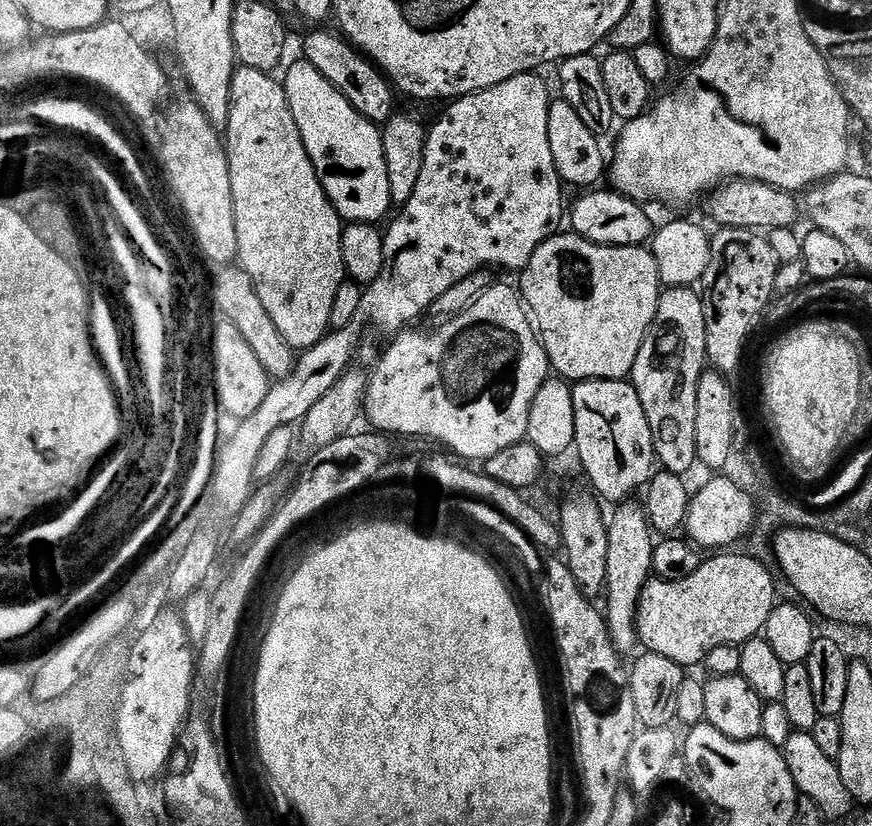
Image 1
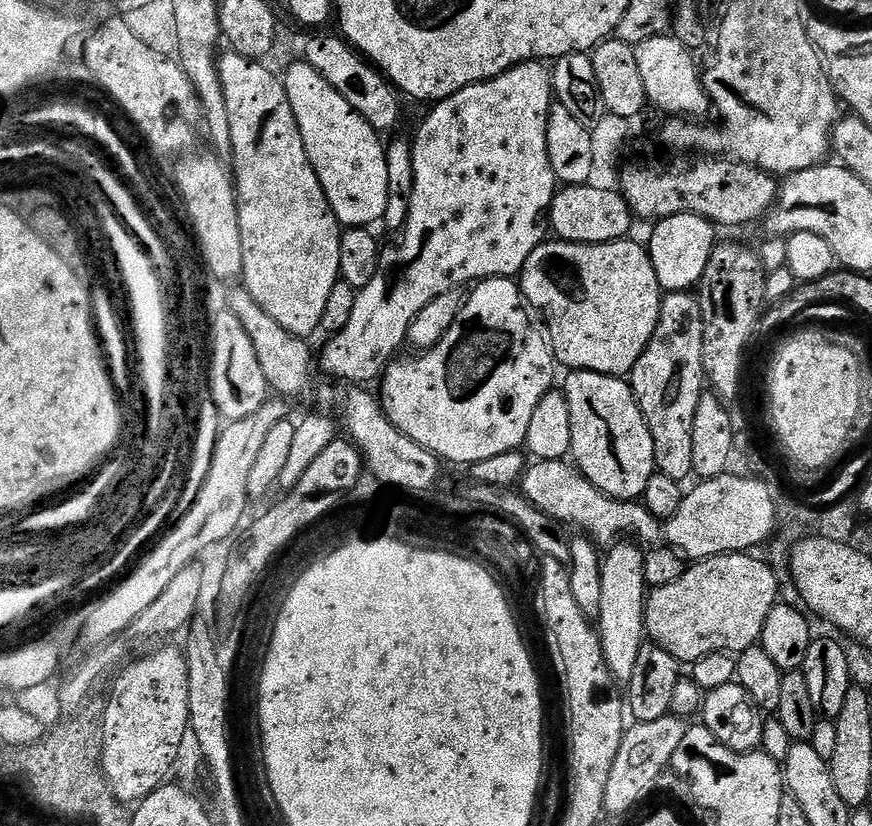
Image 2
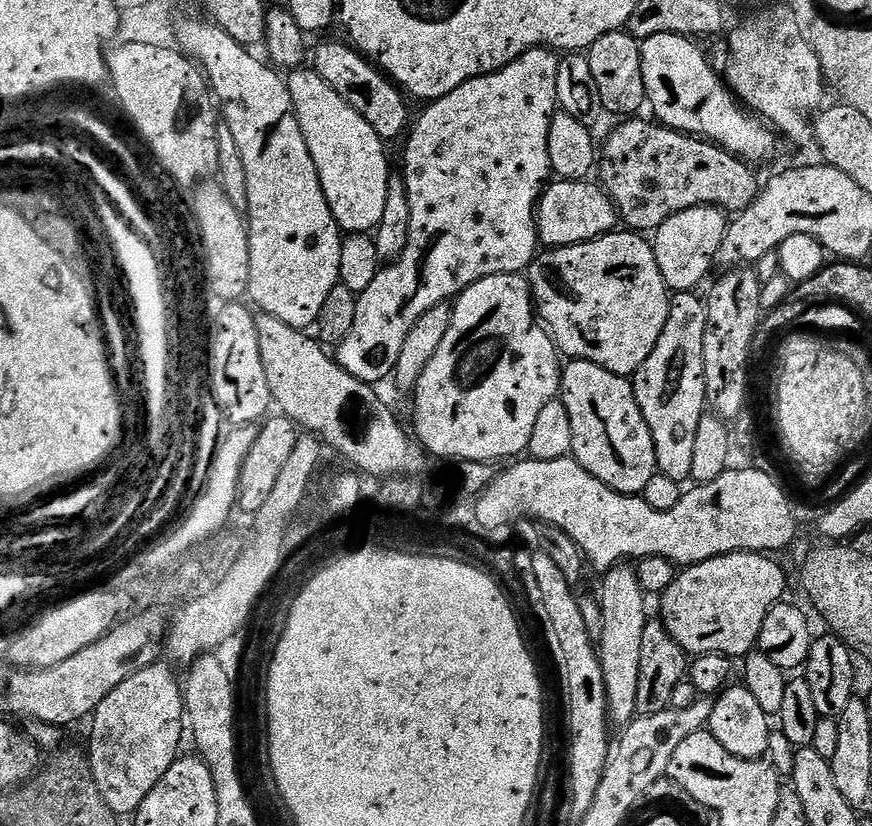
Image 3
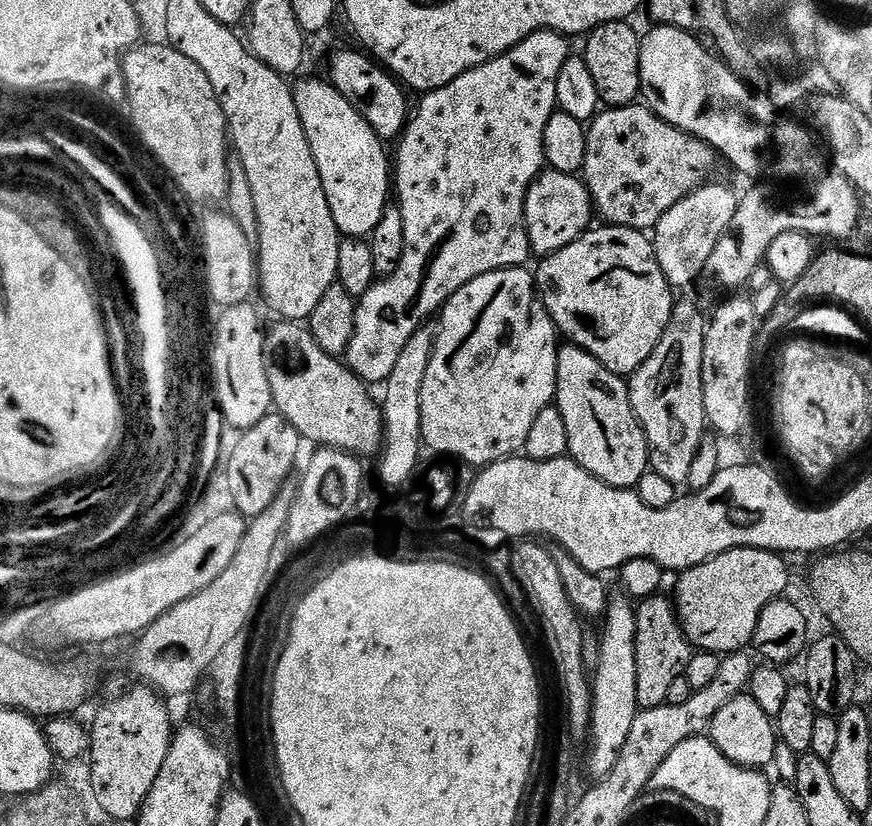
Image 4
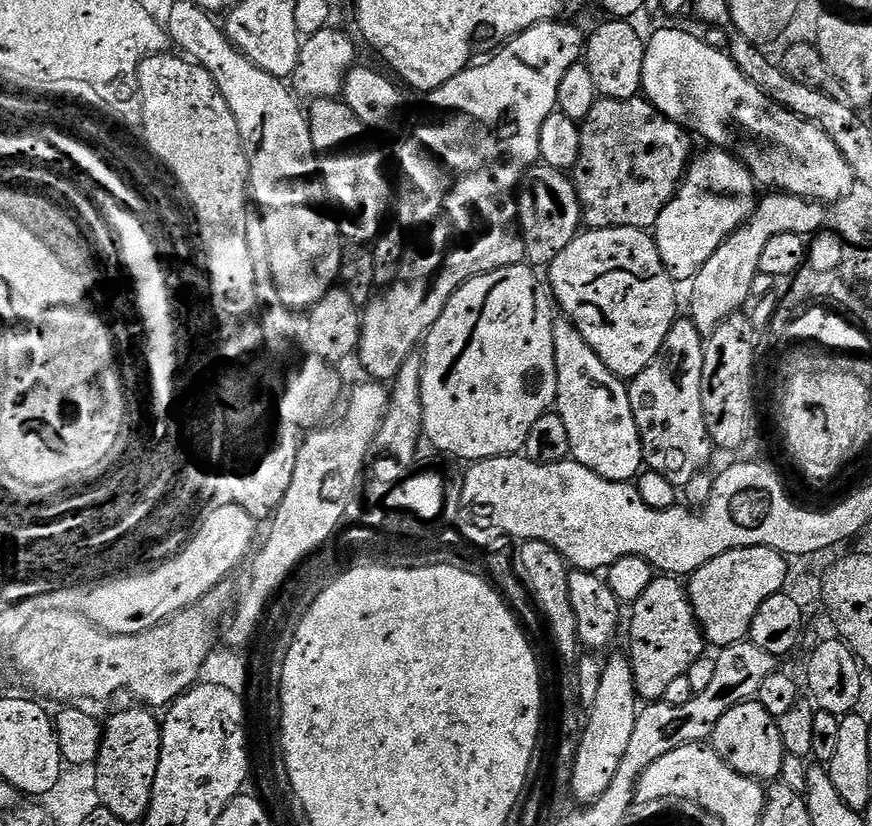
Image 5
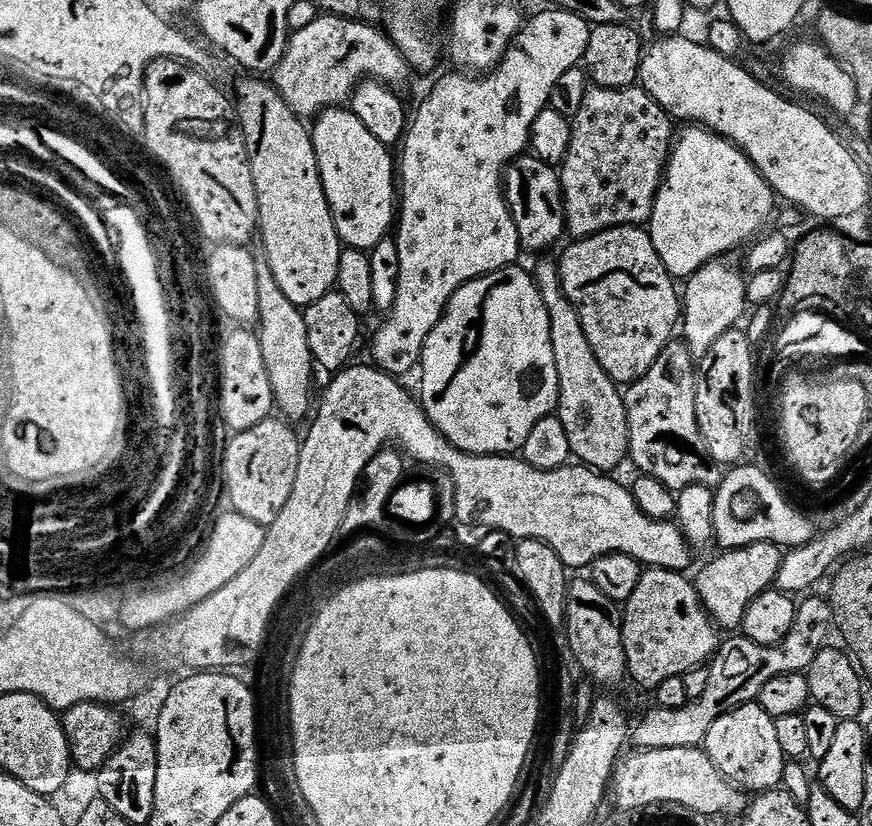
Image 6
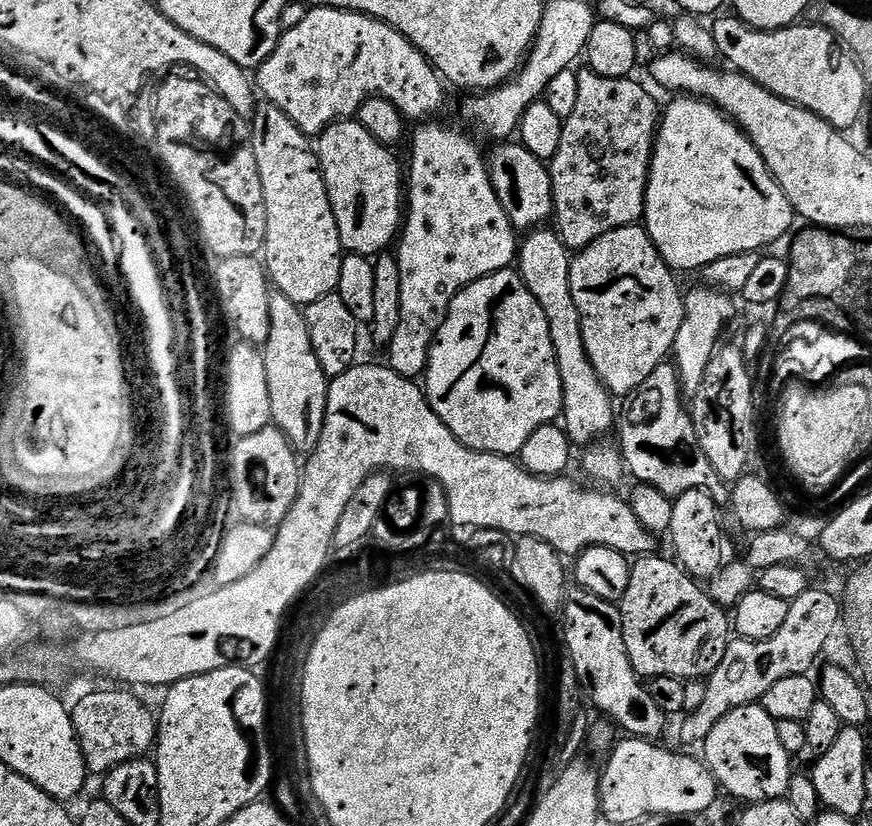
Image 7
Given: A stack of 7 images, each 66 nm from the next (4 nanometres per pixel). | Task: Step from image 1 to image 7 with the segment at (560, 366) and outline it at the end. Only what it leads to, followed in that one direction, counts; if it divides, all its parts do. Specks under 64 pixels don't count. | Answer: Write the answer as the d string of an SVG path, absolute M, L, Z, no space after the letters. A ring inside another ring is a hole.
M640 226L615 228L610 234L602 234L602 238L598 238L590 246L579 249L571 257L571 261L570 294L574 294L574 306L578 306L578 314L582 318L582 342L586 346L588 357L600 380L608 387L613 397L631 397L636 388L642 386L642 382L646 382L646 378L650 378L650 374L654 374L656 367L669 359L672 347L674 346L674 338L678 338L678 326L682 326L685 293L682 291L682 288L680 292L679 286L676 285L675 278L677 279L677 277L674 275L673 269L669 268L668 263L663 260L659 250L654 246L652 239L648 237L647 231Z

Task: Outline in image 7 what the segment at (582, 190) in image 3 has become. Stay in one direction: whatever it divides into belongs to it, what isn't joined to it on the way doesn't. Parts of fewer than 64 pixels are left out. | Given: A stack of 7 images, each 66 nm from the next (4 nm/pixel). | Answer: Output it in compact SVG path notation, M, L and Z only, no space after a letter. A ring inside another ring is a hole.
M500 142L487 157L488 173L494 186L494 194L498 194L498 202L502 202L502 210L510 218L512 227L517 233L527 234L553 219L554 190L549 165L543 160L534 158L530 150L526 150L519 142Z

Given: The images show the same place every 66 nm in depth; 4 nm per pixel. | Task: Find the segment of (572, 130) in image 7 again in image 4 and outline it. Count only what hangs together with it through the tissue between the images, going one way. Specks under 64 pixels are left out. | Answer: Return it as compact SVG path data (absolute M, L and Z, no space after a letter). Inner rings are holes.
M637 102L621 108L605 107L587 125L586 162L582 169L584 185L592 196L595 215L600 216L605 225L617 228L633 228L642 233L655 229L658 221L678 202L682 202L691 192L696 192L703 184L713 179L718 154L706 142L689 132L670 126L653 112L647 104Z

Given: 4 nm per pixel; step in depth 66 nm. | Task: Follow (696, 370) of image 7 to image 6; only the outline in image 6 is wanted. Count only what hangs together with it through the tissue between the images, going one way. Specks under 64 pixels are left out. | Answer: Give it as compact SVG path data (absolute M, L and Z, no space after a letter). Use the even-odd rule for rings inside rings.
M725 254L719 260L711 260L706 266L702 266L693 276L687 277L682 288L682 339L692 351L692 355L703 358L722 338L722 334L733 331L740 319L745 319L749 311L748 281L741 265L732 261L731 255Z

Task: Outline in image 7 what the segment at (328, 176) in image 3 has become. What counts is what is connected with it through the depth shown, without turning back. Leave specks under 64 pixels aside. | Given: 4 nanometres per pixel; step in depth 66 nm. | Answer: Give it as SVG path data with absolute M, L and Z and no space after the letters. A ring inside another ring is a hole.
M355 119L339 120L318 137L320 169L345 253L375 258L401 231L402 168L388 152Z

